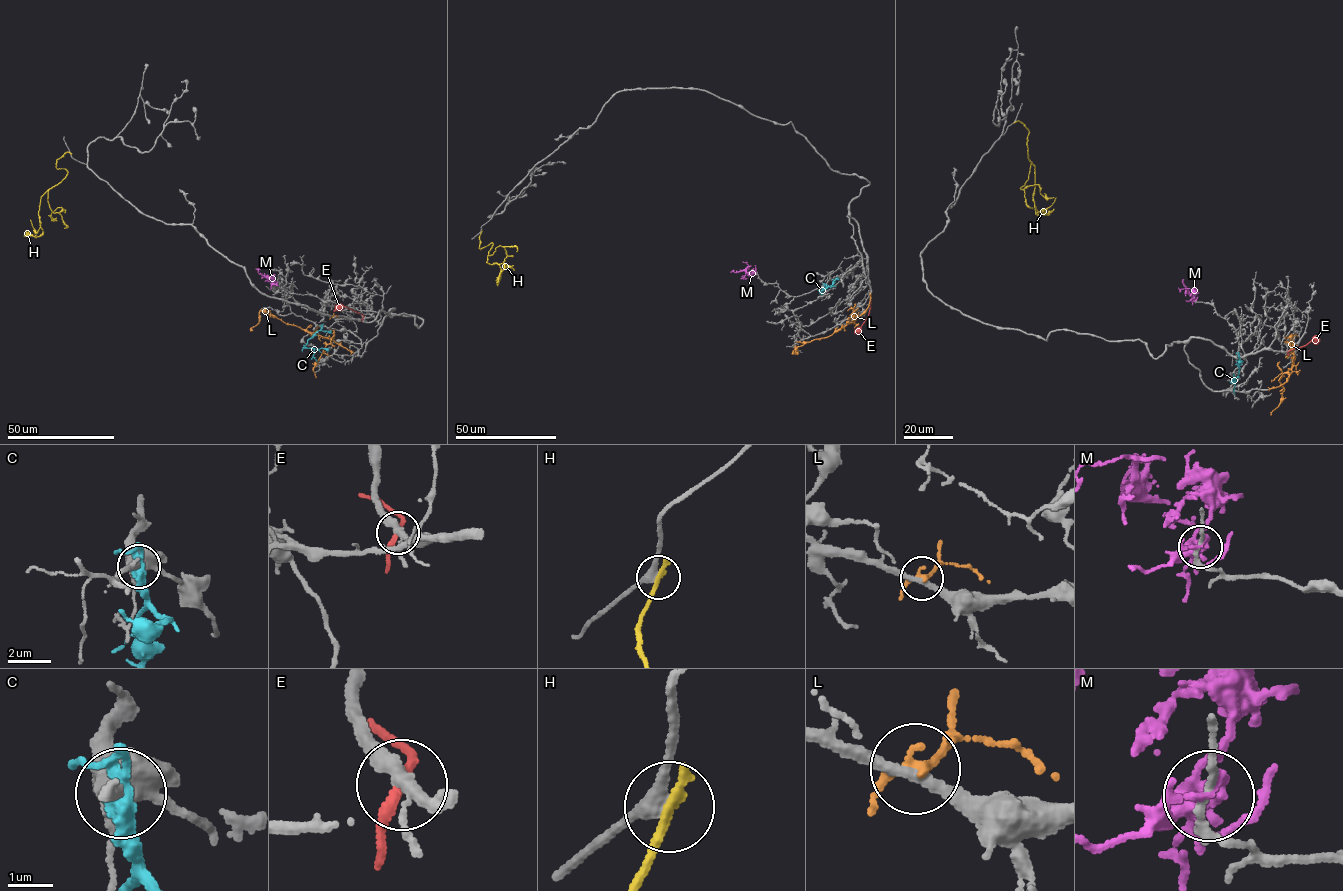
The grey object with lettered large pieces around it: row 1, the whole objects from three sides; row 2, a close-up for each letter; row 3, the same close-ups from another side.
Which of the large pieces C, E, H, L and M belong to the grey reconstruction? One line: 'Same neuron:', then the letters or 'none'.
Same neuron: L

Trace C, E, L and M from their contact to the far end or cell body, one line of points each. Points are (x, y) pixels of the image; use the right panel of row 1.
C: (1238, 355), (1239, 373), (1232, 379), (1234, 382)
E: (1288, 351), (1304, 346), (1312, 339), (1314, 344)
L: (1292, 348), (1293, 364), (1295, 357), (1289, 344), (1293, 336), (1293, 350), (1285, 358)
M: (1193, 298), (1194, 291), (1187, 291), (1183, 280)

